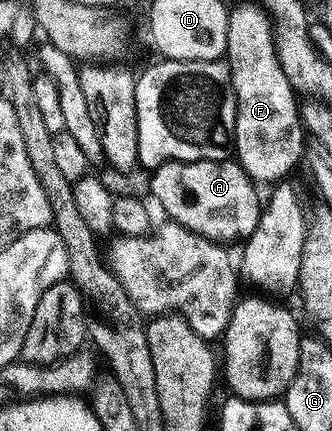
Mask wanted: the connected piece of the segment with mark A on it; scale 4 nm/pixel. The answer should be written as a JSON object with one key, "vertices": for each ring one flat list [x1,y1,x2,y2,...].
{"vertices":[[214,158,182,163,171,163,152,172,151,191,168,214,172,222,195,232,216,243,228,243,237,237,246,240,256,230,262,214,256,184,244,173,243,167,236,161,215,161]]}

